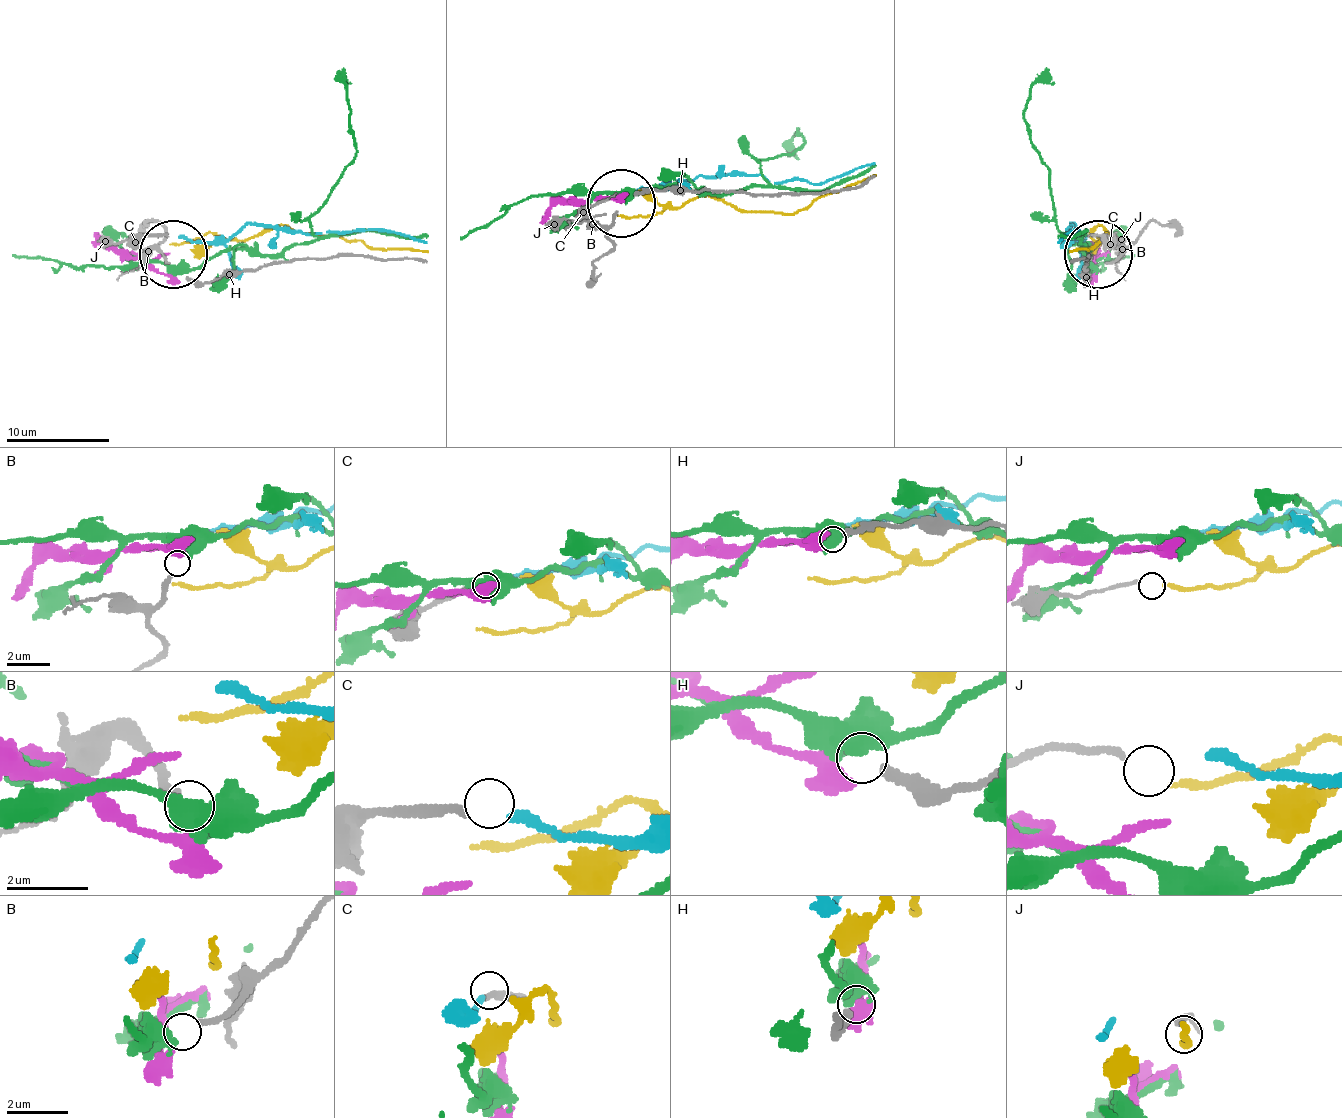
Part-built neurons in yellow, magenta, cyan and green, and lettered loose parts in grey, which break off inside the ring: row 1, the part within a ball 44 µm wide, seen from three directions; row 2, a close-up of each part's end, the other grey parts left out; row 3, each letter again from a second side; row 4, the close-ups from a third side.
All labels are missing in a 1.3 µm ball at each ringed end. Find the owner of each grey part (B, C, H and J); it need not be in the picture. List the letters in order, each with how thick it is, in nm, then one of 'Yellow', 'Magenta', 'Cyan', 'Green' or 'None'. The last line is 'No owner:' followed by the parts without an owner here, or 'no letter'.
B: Thickness 190 nm. None
C: Thickness 180 nm. Cyan
H: Thickness 240 nm. Magenta
J: Thickness 160 nm. Yellow
No owner: B

